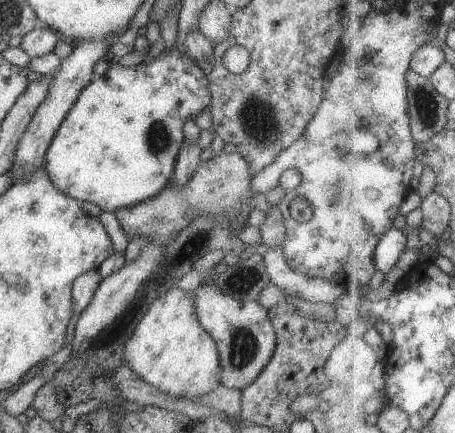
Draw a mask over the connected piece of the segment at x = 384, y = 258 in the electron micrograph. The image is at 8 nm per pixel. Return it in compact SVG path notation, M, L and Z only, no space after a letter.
M393 228L384 236L382 242L377 248L376 262L380 278L382 274L388 274L402 258L402 254L409 248L409 236L405 233L404 228Z

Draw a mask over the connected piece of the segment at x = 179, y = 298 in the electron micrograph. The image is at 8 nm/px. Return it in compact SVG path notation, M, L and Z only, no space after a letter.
M172 287L168 292L159 296L139 320L133 335L126 343L125 363L130 365L140 379L175 397L195 399L210 392L221 382L219 378L221 364L216 341L200 324L193 294L178 287Z

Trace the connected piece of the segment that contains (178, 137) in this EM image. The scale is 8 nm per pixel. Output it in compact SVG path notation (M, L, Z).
M174 48L171 51L164 50L150 64L142 62L132 67L123 67L118 64L116 68L109 68L106 74L82 89L80 96L75 100L74 106L68 111L66 118L62 121L62 124L55 132L54 138L51 140L44 162L46 172L50 180L57 186L57 189L61 190L66 196L76 199L79 202L83 202L84 200L93 202L102 211L114 212L119 208L141 203L143 200L161 193L163 188L173 180L176 157L185 138L182 131L183 124L188 119L194 119L210 104L211 92L207 76L204 75L204 71L193 59L178 48Z

